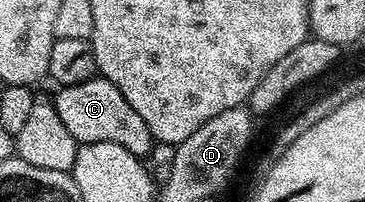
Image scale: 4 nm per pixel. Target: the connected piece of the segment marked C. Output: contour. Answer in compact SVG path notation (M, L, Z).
M96 76L85 80L85 84L58 87L53 113L58 125L69 132L69 136L79 144L84 142L112 142L129 148L129 152L140 156L151 153L153 139L149 124L137 116L137 112L121 96L121 92L105 77Z

